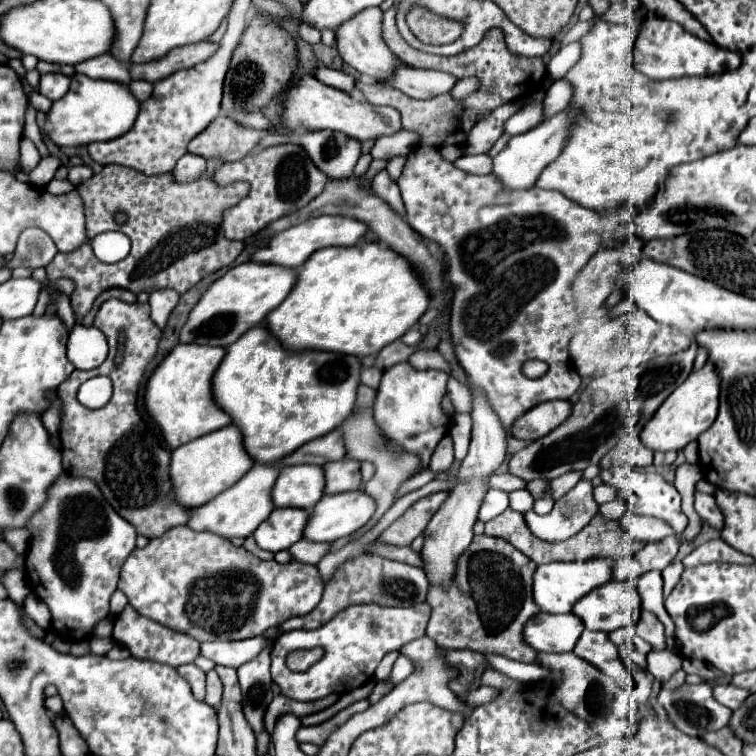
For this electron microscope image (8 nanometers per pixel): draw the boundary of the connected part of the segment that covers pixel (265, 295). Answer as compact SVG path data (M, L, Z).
M252 261L232 267L224 277L214 281L194 305L180 331L180 343L194 341L198 345L230 347L248 329L260 325L262 319L286 299L294 283L296 271L288 271L286 267L260 265Z

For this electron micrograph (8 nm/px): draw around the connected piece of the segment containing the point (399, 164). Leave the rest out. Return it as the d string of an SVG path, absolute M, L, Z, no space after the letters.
M398 155L398 157L388 159L388 163L386 163L386 171L388 171L388 175L390 175L394 181L396 181L396 179L400 177L400 173L402 173L404 159L406 159L406 155Z

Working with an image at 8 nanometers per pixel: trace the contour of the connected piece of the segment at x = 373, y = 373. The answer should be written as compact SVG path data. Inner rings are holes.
M370 367L370 369L362 371L362 383L368 385L368 387L372 387L372 389L378 389L380 377L382 377L382 371L376 369L376 367Z

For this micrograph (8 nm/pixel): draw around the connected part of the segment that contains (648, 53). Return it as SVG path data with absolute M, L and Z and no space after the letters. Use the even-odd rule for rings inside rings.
M652 13L640 25L640 35L638 35L638 41L634 47L632 63L646 77L664 81L670 77L674 79L674 77L684 77L684 75L714 75L714 73L734 71L736 67L740 67L742 57L738 53L718 49L718 47L694 37L692 33L684 31L684 27L680 27L676 21L670 21L670 19L664 19L664 17L658 17Z

